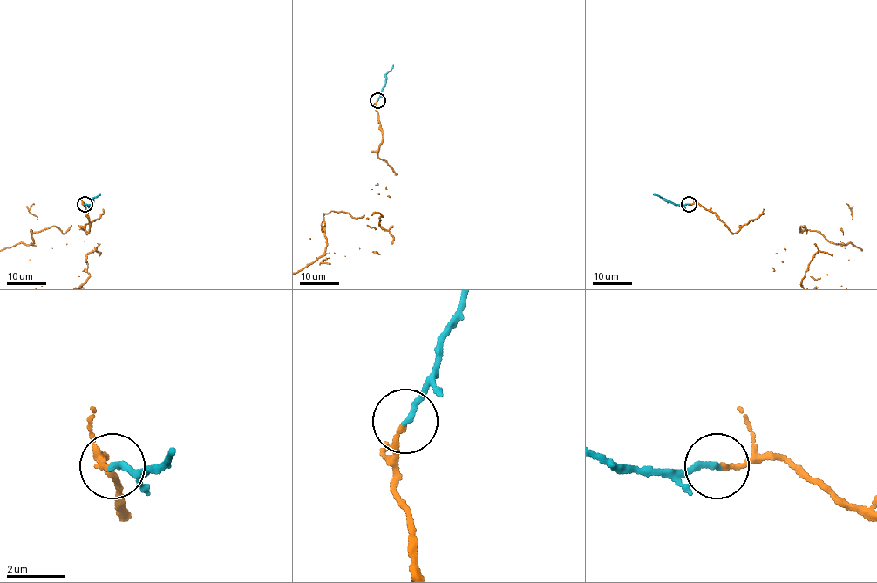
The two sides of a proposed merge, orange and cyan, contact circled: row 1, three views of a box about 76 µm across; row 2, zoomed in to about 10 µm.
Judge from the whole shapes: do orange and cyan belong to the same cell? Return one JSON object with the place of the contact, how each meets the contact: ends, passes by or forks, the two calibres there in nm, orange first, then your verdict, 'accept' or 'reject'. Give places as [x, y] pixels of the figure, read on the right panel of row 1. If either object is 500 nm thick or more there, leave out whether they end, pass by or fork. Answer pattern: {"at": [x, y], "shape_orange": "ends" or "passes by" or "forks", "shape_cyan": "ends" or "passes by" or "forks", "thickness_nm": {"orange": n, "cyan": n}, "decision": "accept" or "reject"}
{"at": [689, 204], "shape_orange": "ends", "shape_cyan": "ends", "thickness_nm": {"orange": 170, "cyan": 220}, "decision": "accept"}

